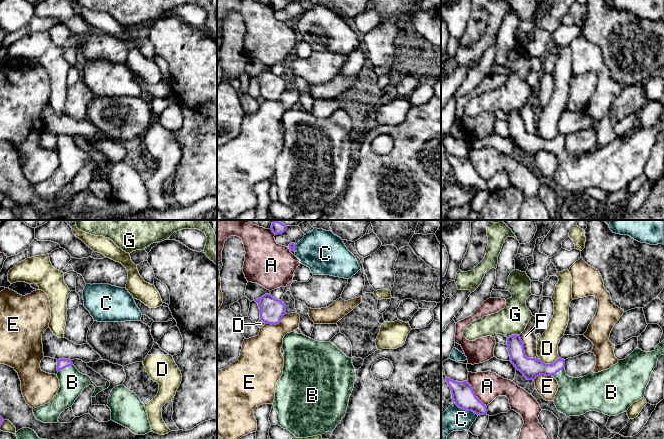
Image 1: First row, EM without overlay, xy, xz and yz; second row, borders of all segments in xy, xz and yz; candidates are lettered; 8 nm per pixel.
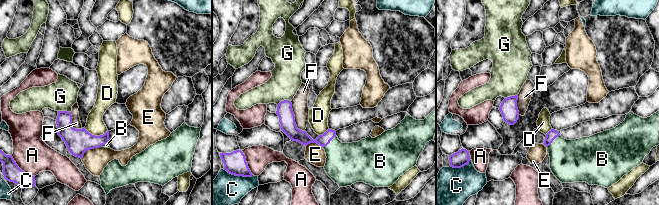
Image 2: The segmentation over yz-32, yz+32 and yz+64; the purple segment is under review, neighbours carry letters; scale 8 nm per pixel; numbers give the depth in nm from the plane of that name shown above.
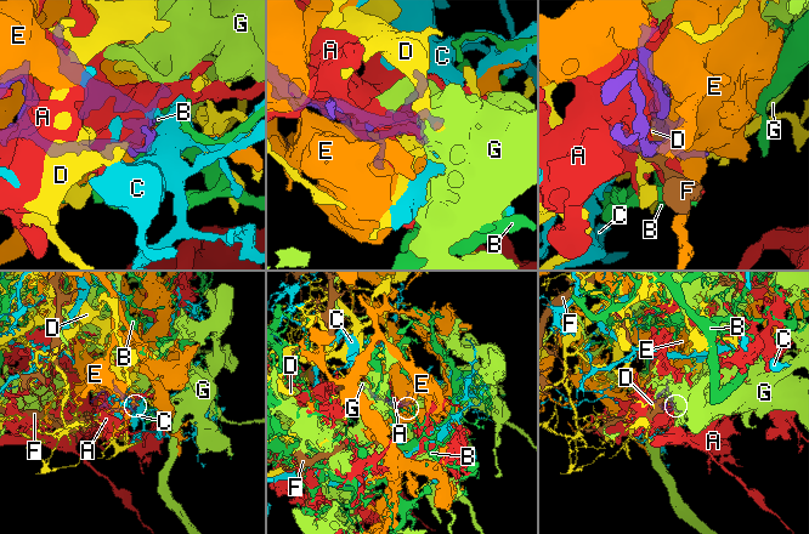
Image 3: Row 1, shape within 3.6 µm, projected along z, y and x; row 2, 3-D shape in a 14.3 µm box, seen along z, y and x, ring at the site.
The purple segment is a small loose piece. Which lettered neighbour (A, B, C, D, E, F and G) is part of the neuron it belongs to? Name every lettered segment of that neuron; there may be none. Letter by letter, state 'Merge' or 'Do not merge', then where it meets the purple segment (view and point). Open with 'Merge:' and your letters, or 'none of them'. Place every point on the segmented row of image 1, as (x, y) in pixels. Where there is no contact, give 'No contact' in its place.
Merge: B
A: Do not merge. Touches purple at yz (474, 393)
B: Merge. Touches purple at xy (65, 367)
C: Do not merge. Touches purple at yz (466, 410)
D: Do not merge. Touches purple at yz (549, 364)
E: Do not merge. Touches purple at xz (276, 324)
F: Do not merge. Touches purple at yz (523, 350)
G: Do not merge. Touches purple at yz (514, 334)

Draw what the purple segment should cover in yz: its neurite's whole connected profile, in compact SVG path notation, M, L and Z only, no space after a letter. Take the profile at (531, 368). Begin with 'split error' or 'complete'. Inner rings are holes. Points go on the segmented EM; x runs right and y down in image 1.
split error | M520 335L509 336L507 346L510 362L527 380L535 381L540 375L557 380L559 388L553 402L567 417L589 411L616 416L627 411L634 402L644 398L658 358L664 355L663 340L654 351L644 352L637 347L607 370L573 378L566 374L564 359L545 364L536 358L528 358Z

